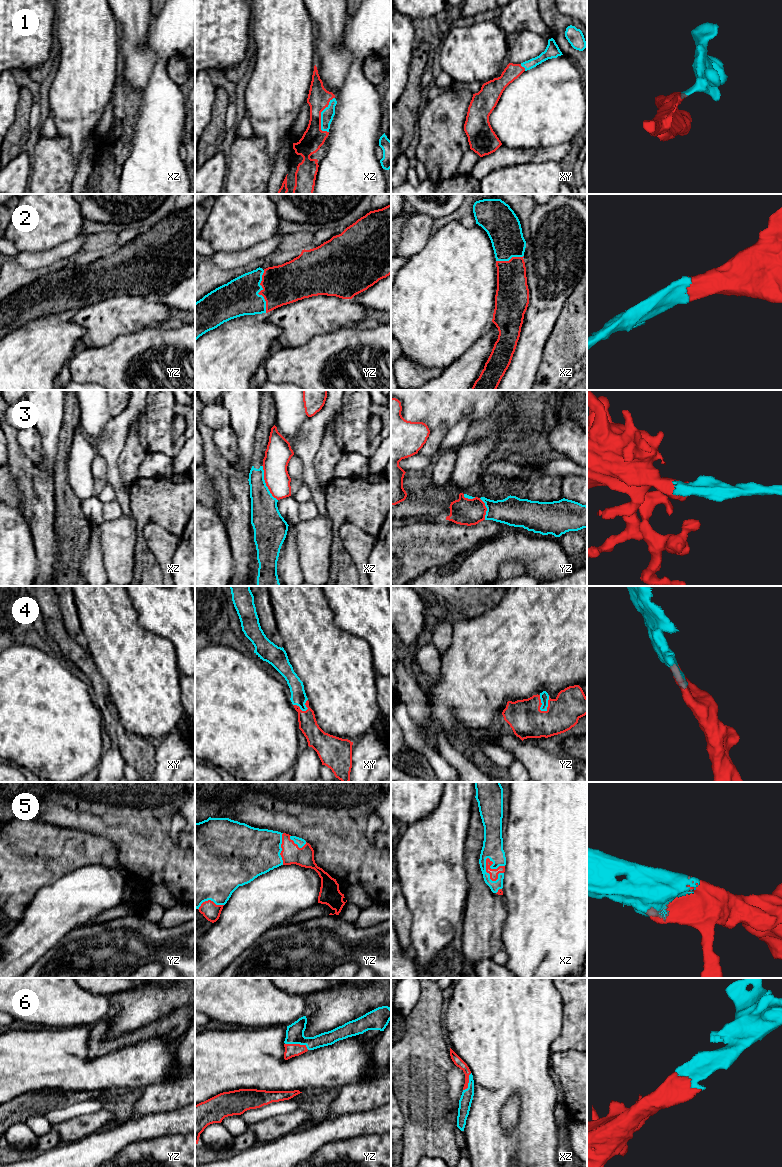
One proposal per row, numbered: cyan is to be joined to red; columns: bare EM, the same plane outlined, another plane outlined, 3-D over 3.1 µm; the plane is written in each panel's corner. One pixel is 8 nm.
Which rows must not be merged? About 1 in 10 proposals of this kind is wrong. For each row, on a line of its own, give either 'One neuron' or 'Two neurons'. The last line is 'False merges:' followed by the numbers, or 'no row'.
1: One neuron
2: One neuron
3: Two neurons
4: One neuron
5: One neuron
6: One neuron
False merges: 3

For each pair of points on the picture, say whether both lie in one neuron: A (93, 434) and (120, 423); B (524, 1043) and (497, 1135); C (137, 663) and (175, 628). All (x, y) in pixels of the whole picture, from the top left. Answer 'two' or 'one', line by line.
A: two
B: one
C: two

